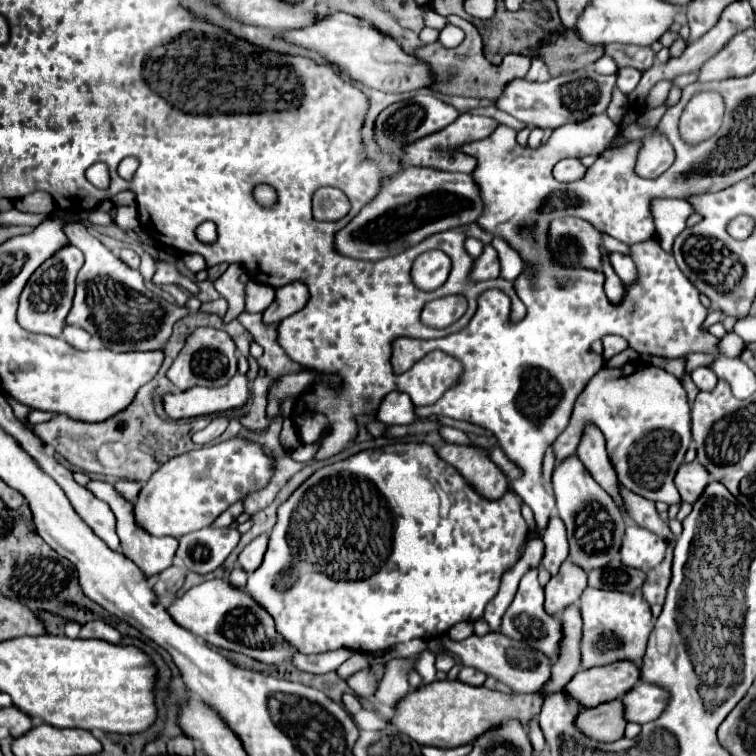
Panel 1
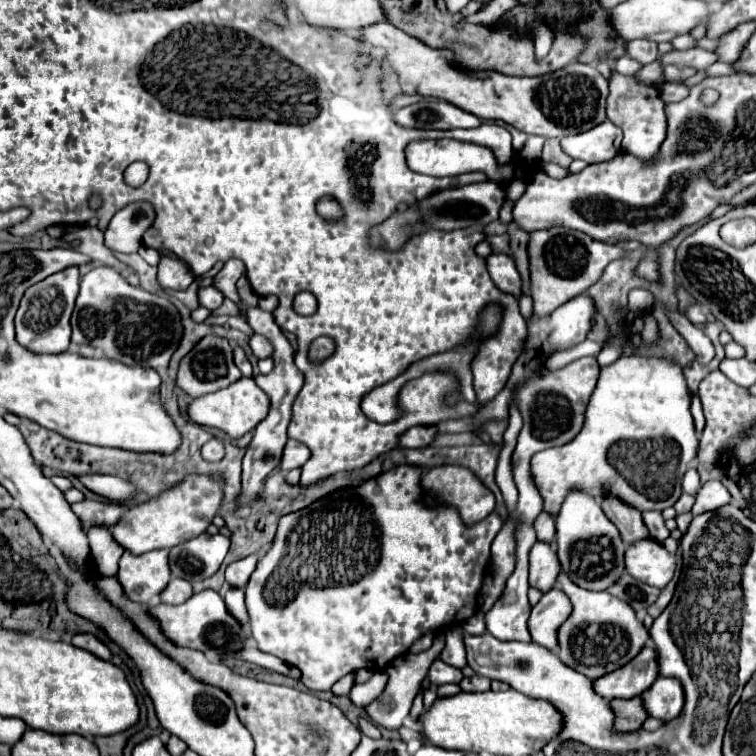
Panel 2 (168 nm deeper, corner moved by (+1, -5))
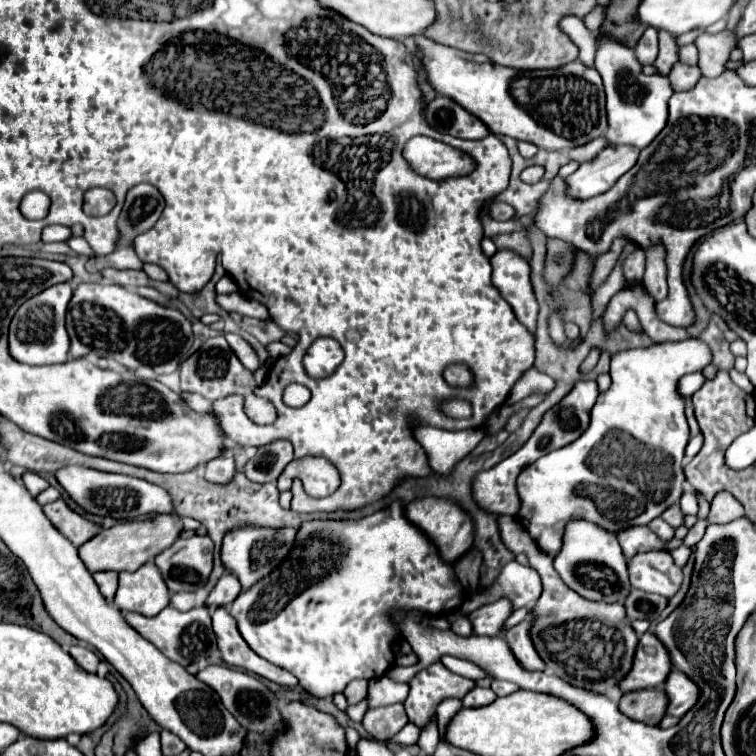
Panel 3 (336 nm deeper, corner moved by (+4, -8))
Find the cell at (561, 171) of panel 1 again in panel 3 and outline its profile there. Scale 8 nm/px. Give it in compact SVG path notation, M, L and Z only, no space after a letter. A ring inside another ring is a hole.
M528 166L528 168L522 170L522 174L520 174L520 178L522 178L526 184L536 184L542 176L544 176L544 168L542 168L542 166Z

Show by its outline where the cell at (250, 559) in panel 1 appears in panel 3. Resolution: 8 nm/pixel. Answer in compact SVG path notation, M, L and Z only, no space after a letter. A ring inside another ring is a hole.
M224 574L220 580L218 580L218 584L212 588L212 592L208 594L208 598L206 598L206 606L210 608L212 604L214 606L228 606L228 604L232 604L232 600L236 598L240 594L240 582L236 580L236 576L232 576L232 574Z

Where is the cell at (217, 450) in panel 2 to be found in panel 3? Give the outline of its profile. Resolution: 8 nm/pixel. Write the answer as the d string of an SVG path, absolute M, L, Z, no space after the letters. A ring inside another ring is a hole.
M230 454L220 456L220 460L212 460L212 464L206 464L204 468L204 478L212 484L228 484L232 482L234 474L236 474L236 466Z

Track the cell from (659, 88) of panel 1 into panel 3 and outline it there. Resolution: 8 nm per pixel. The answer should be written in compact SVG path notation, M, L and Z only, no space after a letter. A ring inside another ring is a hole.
M693 43L680 47L678 55L680 62L688 64L690 66L697 65L698 49Z

